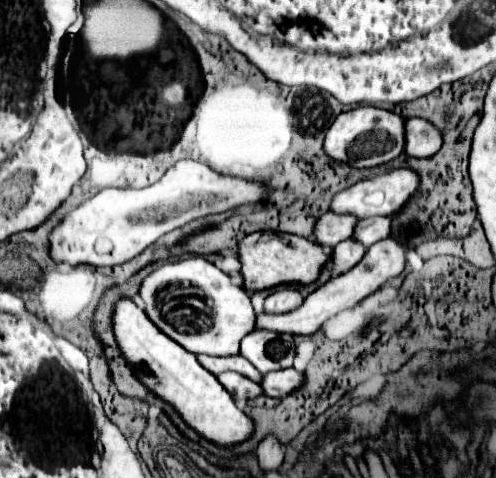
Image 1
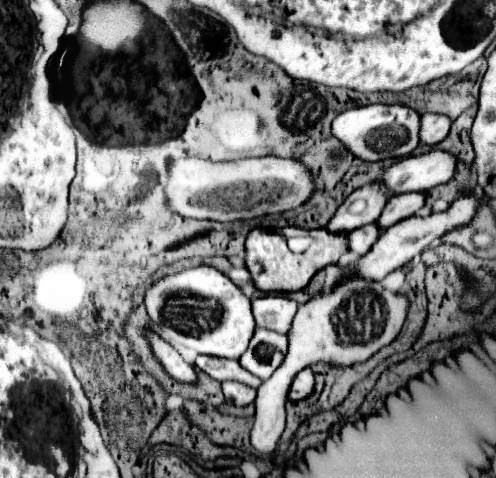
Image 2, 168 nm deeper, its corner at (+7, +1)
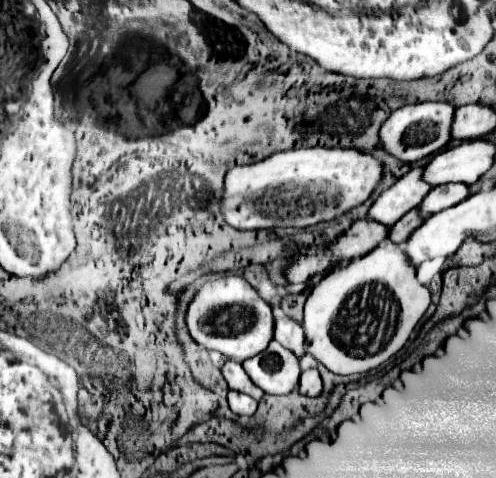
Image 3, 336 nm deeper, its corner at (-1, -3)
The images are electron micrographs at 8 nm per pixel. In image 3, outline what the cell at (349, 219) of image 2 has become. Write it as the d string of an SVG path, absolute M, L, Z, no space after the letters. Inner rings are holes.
M412 168L408 174L404 174L390 190L386 190L370 208L368 218L382 222L386 226L396 224L400 216L410 212L412 208L420 206L420 200L434 188L426 180L422 180L424 168Z

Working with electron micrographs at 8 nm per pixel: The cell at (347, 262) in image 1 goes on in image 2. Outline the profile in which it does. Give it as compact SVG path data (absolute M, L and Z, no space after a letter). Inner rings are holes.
M368 224L368 226L362 226L362 228L356 228L348 234L348 250L362 256L366 254L372 244L376 242L376 238L380 236L380 228L376 228L376 224Z

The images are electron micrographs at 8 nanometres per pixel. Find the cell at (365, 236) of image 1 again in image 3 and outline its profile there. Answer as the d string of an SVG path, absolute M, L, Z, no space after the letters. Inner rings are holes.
M444 184L444 186L436 186L418 208L424 210L426 216L430 216L430 214L436 214L450 206L456 206L458 202L466 200L468 196L470 196L468 184Z

